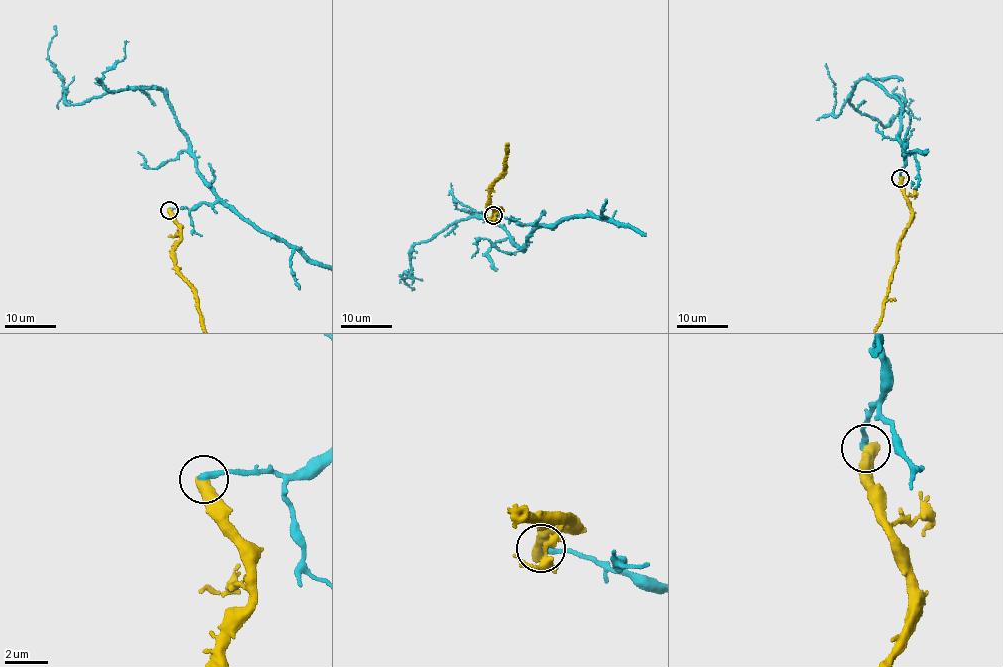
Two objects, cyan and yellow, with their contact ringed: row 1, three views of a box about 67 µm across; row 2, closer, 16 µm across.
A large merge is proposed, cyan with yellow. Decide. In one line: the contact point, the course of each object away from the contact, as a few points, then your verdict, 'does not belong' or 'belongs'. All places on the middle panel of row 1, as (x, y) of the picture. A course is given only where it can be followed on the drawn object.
place (493, 215); course cyan (494, 215), (542, 227), (525, 251), (481, 218), (455, 221), (416, 243), (410, 277), (401, 277), (413, 288); does not belong

